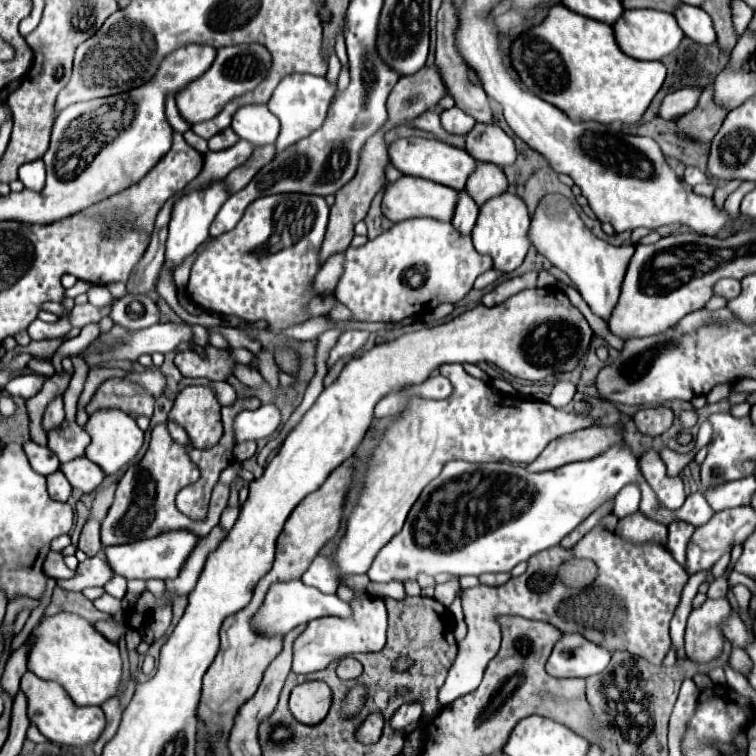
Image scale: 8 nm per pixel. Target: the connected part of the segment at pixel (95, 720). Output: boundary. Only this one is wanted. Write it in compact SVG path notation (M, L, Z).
M25 672L21 678L21 690L25 692L27 700L29 700L29 718L31 722L39 728L39 732L55 742L55 744L63 744L63 746L73 746L73 748L83 748L89 746L93 742L97 742L97 738L101 736L103 728L105 728L105 714L99 706L75 706L73 700L69 700L67 692L53 682L45 682L41 678L37 678L33 672Z

